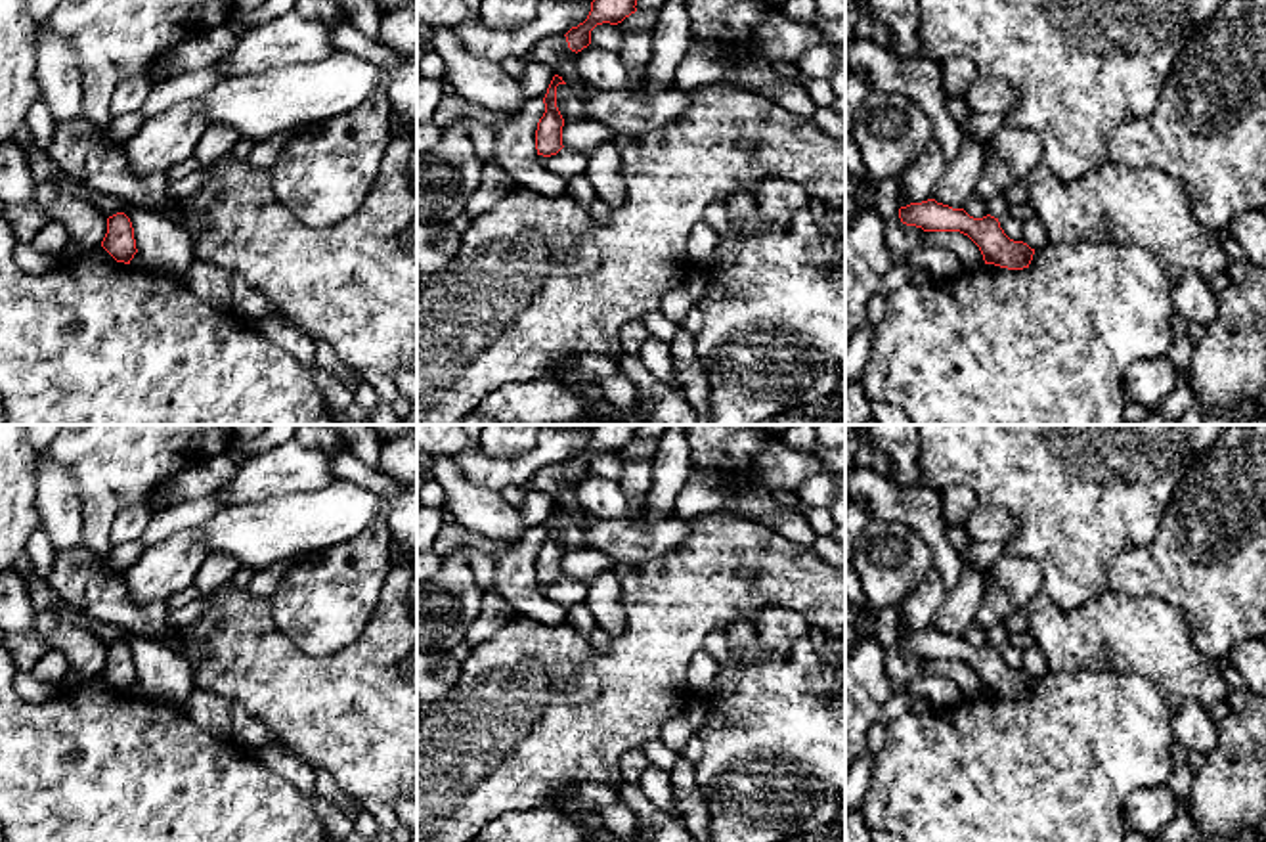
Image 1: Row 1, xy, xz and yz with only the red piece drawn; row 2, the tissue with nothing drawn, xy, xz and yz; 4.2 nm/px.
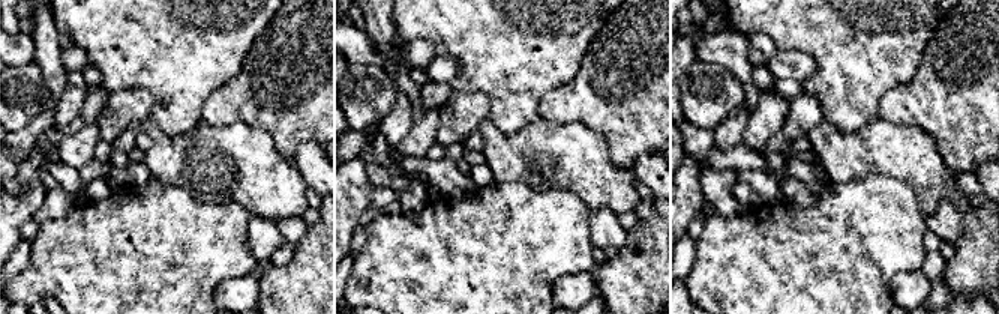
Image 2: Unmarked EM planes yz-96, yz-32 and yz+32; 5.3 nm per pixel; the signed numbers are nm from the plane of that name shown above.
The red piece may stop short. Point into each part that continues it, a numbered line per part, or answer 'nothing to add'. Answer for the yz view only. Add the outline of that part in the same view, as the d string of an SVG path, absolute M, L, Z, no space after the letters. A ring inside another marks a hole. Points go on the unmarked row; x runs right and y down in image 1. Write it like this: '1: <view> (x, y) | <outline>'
1: yz (999, 634) | M998 624L991 632L987 632L987 643L1000 647L1002 643L1008 641L1008 635L1010 635L1010 632L1008 632L1006 624Z

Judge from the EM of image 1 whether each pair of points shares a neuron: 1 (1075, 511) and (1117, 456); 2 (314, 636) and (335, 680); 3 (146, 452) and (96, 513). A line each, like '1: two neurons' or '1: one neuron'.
1: one neuron
2: two neurons
3: one neuron

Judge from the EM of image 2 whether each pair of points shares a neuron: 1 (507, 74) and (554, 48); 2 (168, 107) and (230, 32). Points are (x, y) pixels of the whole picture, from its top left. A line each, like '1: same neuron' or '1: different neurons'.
1: same neuron
2: same neuron

